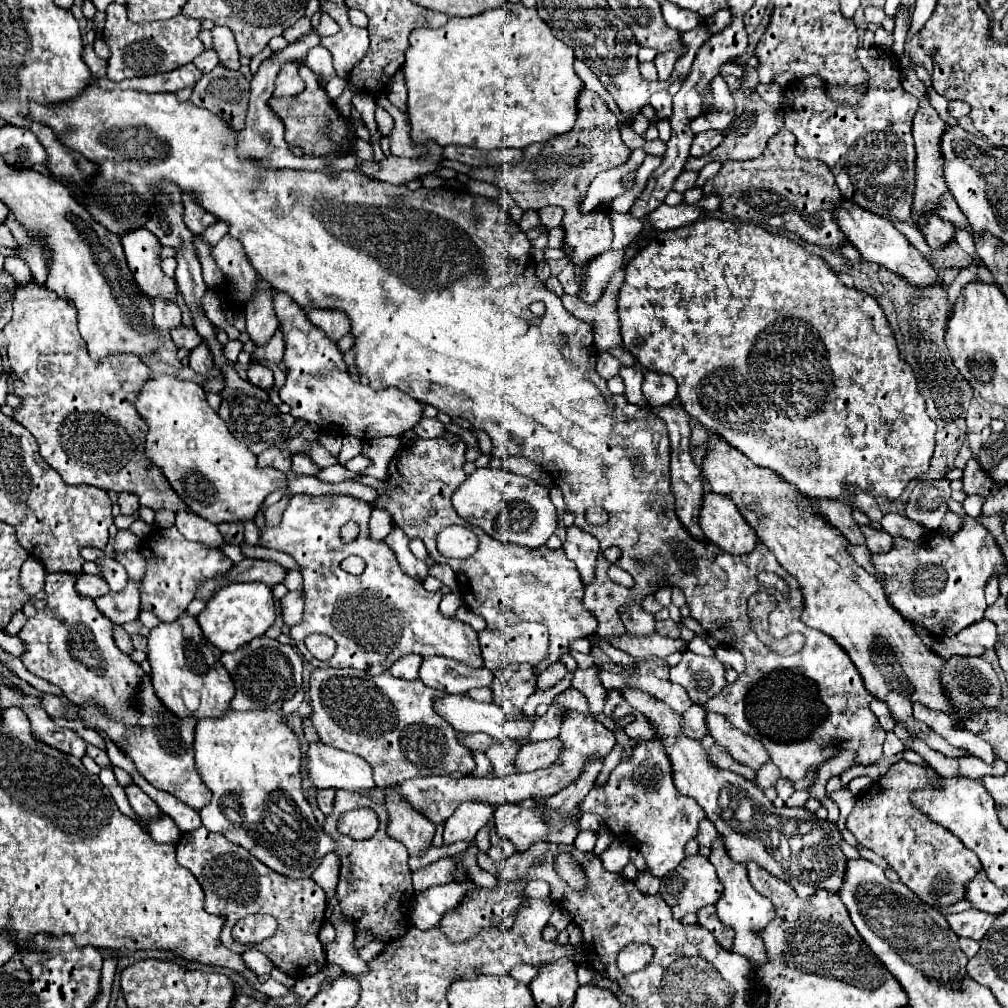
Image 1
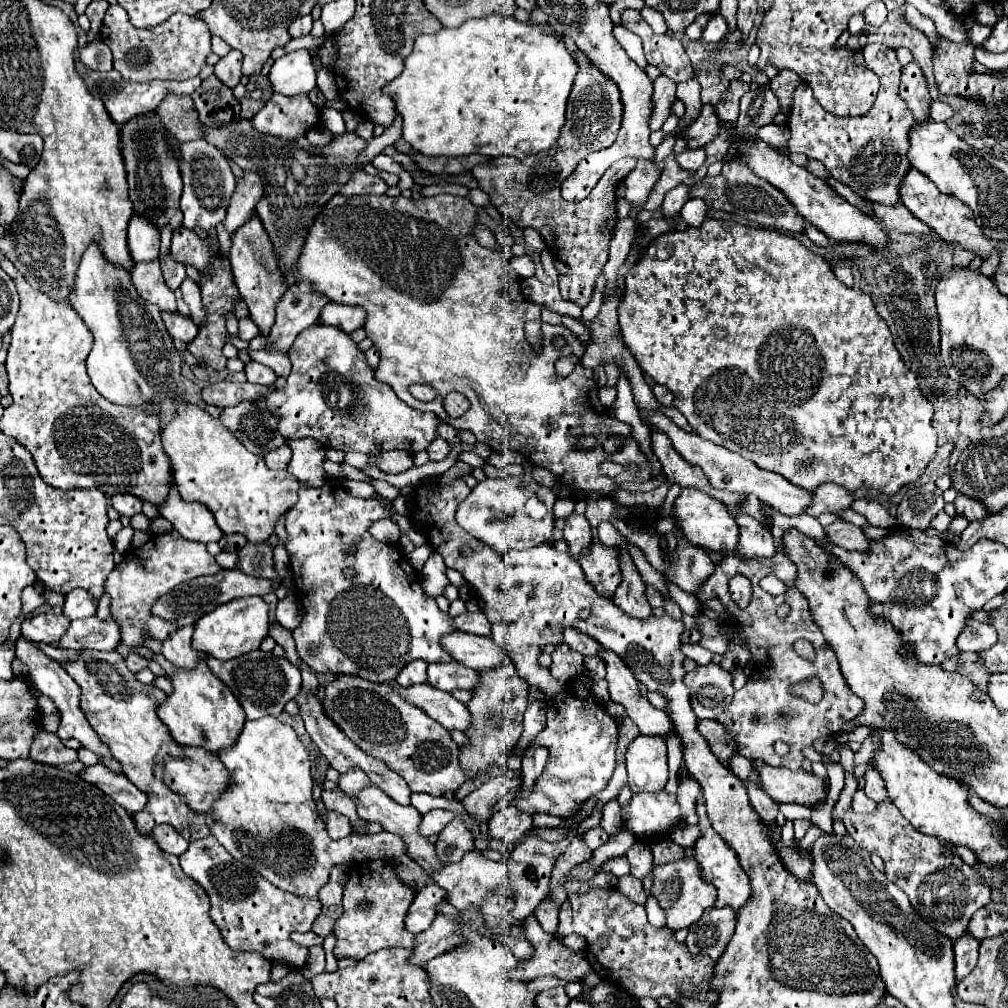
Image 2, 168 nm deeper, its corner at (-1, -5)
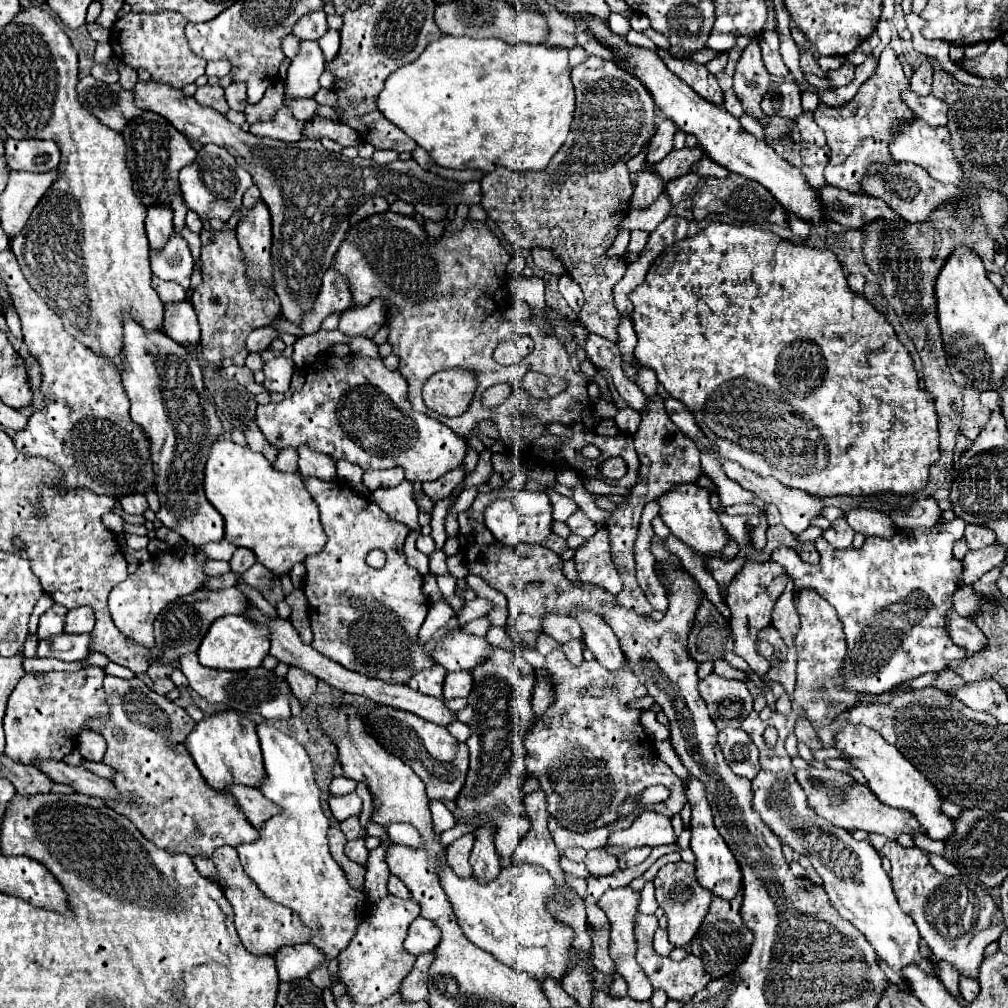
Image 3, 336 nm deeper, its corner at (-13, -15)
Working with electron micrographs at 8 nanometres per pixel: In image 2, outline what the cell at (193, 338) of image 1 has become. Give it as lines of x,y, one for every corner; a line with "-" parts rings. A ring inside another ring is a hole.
162,313
162,321
164,321
172,339
190,343
198,335
198,327
192,323
192,319
182,317
180,313

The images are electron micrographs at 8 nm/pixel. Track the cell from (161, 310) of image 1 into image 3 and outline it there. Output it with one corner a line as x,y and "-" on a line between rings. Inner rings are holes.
152,277
152,287
156,289
156,293
160,295
162,303
178,303
178,301
184,301
186,299
186,291
184,287
180,287
178,283
174,281
162,281
158,277

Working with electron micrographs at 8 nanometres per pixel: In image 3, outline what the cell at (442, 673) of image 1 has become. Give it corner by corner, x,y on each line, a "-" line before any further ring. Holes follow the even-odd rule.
456,671
456,673
446,675
444,699
468,697
470,691
472,691
472,675
468,671

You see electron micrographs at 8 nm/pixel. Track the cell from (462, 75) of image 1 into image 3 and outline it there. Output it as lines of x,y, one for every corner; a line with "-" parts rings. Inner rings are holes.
442,35
438,41
432,41
416,61
390,73
390,77
384,83
384,89
380,91
376,107
390,123
400,127
408,137
412,137
420,147
424,147
440,167
480,169
488,173
488,171
494,171
498,165
504,165
504,167
510,167
512,171
542,171
548,165
548,161
554,157
554,153
564,145
572,125
572,117
574,117
574,87
570,81
568,51
550,49
546,45
528,45
528,43
508,45
506,41
500,41
500,39
472,39
472,37

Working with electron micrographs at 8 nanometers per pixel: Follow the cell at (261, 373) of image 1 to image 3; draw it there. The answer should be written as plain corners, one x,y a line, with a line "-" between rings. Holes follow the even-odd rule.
276,357
272,361
266,361
264,365
264,387
266,391
278,391
278,393
286,393
290,387
290,379
294,373
294,361
288,357

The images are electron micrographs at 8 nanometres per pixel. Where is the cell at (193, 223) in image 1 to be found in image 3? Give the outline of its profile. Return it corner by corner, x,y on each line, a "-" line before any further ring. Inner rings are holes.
204,145
196,159
180,171
180,187
188,209
196,211
200,217
220,217
228,221
230,215
242,205
244,191
252,185
252,177
248,171
238,167
238,163
218,145

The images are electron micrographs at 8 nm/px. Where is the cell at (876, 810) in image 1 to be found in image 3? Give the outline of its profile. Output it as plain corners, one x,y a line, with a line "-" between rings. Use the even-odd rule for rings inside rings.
876,833
870,835
870,845
878,853
884,853
890,859
890,865
892,865
890,877
892,877
892,887
894,887
894,893
898,897
898,903
900,903
902,911
906,911
908,915
914,917
914,923
920,931
920,937
926,939
930,951
938,959
942,959
942,961
950,963
952,967
956,967
960,975
964,975
968,979
978,979
978,967
984,959
984,947
992,941
998,941
1002,931
1004,931
1002,911
994,903
994,899
988,893
984,893
980,883
976,883
970,877
946,877
946,875
938,873
930,865
928,857
926,857
926,851
922,851
918,847
902,847
896,841
886,839
884,835
876,835

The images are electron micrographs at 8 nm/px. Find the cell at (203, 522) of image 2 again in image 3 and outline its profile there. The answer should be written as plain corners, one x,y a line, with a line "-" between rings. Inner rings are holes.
132,319
124,321
122,385
130,399
130,417
146,433
156,475
160,511
156,517
188,543
200,547
224,539
224,519
202,491
206,455
224,427
204,393
202,369
190,353
162,331
144,331

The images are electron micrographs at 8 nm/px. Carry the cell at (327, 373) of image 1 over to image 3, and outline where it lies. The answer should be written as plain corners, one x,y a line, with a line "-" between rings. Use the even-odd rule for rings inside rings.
358,355
348,357
324,357
308,367
304,387
286,397
282,403
266,403
256,409
256,423
264,437
282,447
308,445
320,453
330,455
332,459
346,459
368,469
390,469
402,467
406,471
406,481
426,483
440,479
446,471
458,469
466,457
466,441
450,431
446,425
438,423
428,415
416,413
408,403
406,379
398,371
386,369
382,359
362,359

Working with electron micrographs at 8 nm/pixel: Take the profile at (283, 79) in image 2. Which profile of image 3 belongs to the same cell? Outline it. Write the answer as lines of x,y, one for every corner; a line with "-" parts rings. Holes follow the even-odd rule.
300,41
300,51
288,67
288,89
290,97
312,97
320,85
318,79
324,71
324,53
318,41

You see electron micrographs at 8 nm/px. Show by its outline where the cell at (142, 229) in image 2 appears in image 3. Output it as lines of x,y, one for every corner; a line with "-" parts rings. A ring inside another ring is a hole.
150,207
146,209
146,233
152,249
162,249
168,237
174,233
172,209
170,207

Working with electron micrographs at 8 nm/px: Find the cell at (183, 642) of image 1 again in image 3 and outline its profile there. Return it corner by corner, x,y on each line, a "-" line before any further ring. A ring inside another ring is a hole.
220,711
220,713
214,713
212,717
202,719
196,725
196,729
186,737
186,749
196,761
206,783
210,783
210,787
214,787
216,791
226,791
230,783
258,787
258,783
266,779
256,725
254,721
234,711

